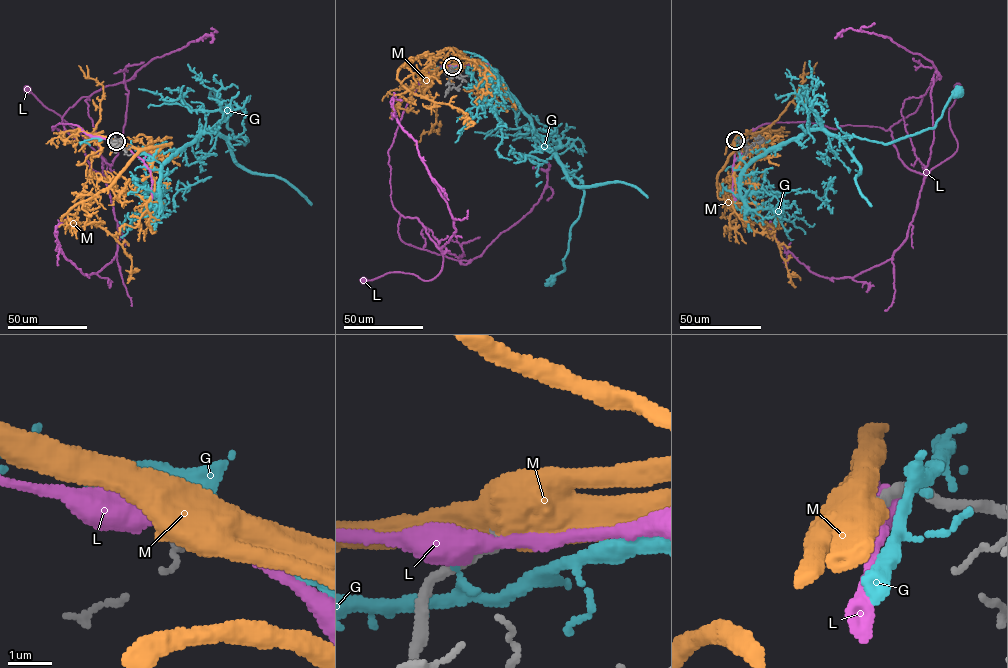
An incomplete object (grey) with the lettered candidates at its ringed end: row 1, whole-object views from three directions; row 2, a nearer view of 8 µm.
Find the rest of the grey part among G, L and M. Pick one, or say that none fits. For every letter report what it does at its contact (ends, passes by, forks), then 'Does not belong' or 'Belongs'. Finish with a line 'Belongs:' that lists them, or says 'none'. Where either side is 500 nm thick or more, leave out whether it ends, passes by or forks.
G: It passes by. Does not belong
L: Does not belong
M: Belongs
Belongs: M

